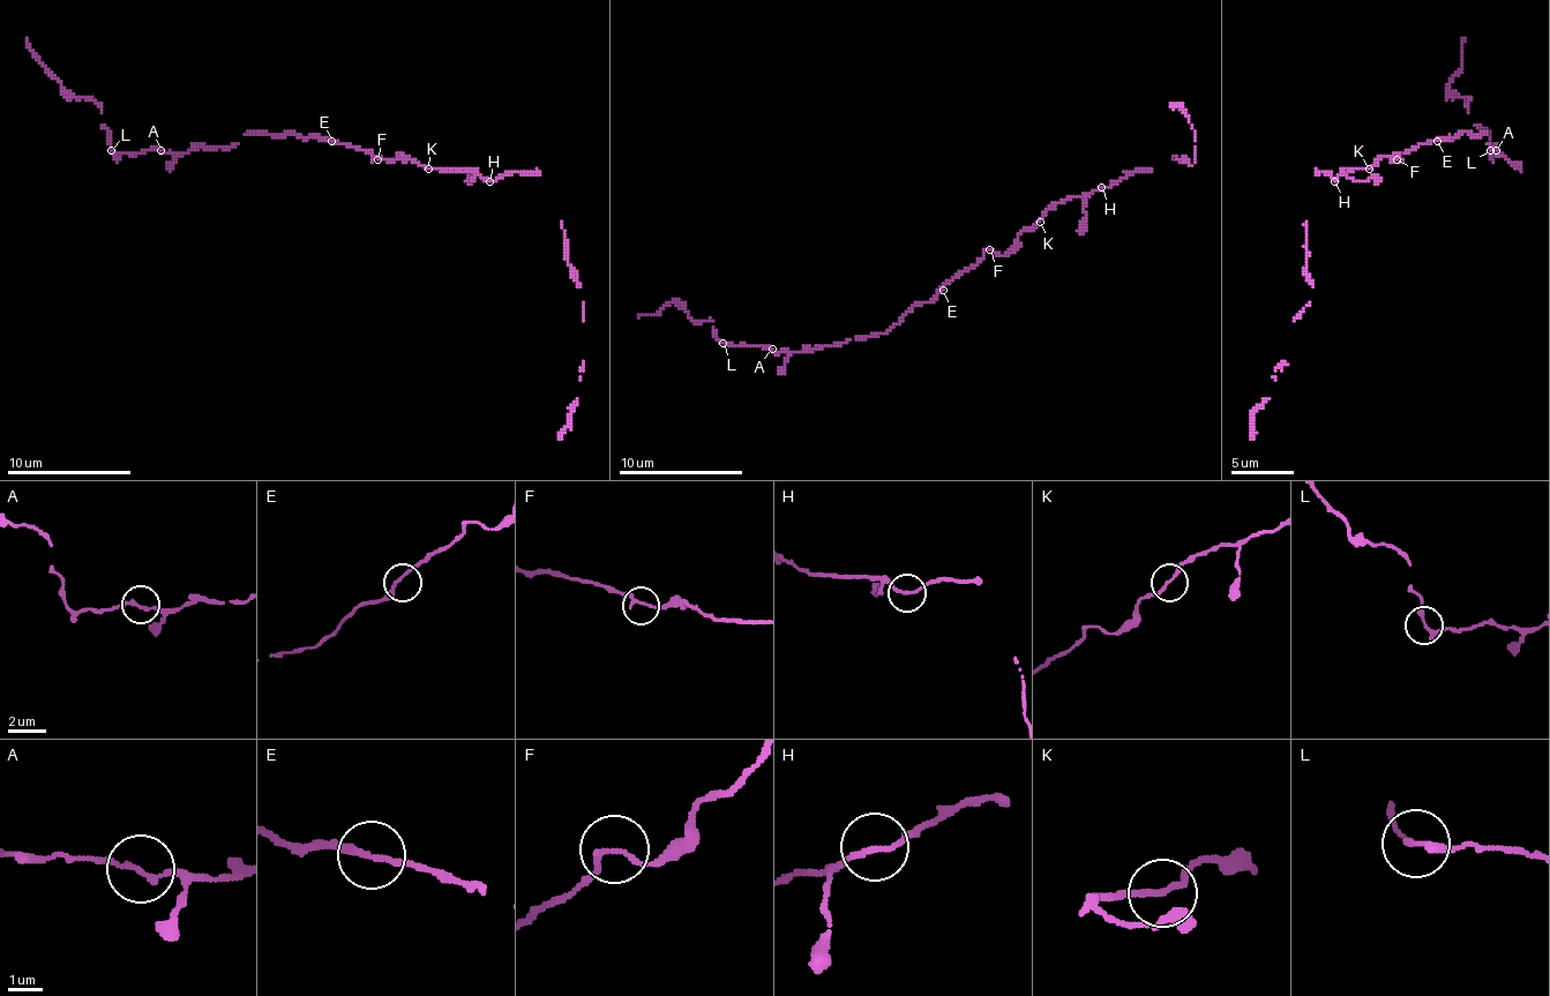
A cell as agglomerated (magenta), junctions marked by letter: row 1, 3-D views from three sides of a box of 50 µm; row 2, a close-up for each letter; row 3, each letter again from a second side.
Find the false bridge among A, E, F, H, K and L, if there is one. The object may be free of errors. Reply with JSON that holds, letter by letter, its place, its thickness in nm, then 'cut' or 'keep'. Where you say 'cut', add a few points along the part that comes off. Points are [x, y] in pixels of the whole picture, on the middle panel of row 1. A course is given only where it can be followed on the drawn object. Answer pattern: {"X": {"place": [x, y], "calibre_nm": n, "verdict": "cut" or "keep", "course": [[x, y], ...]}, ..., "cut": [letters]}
{"A": {"place": [772, 349], "calibre_nm": 150, "verdict": "keep"}, "E": {"place": [943, 290], "calibre_nm": 160, "verdict": "keep"}, "F": {"place": [989, 249], "calibre_nm": 150, "verdict": "keep"}, "H": {"place": [1101, 187], "calibre_nm": 150, "verdict": "keep"}, "K": {"place": [1040, 222], "calibre_nm": 170, "verdict": "keep"}, "L": {"place": [723, 343], "calibre_nm": 200, "verdict": "keep"}, "cut": []}

